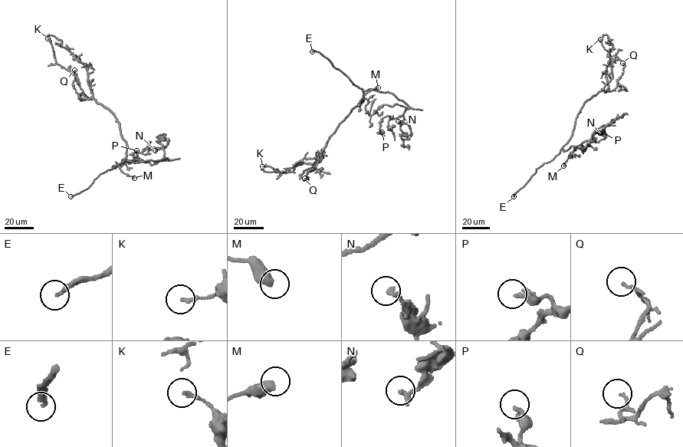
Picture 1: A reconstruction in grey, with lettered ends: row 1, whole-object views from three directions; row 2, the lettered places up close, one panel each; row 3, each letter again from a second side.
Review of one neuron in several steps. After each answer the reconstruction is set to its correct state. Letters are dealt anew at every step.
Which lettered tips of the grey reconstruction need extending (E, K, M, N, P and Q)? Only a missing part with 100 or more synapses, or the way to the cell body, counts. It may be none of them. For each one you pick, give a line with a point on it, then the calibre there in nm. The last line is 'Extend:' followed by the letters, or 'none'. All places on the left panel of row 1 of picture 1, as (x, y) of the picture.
E: at (70, 196); 240 nm thick
Extend: E

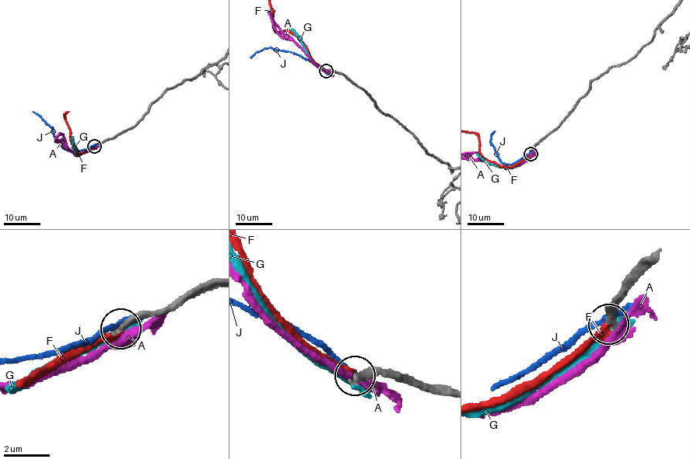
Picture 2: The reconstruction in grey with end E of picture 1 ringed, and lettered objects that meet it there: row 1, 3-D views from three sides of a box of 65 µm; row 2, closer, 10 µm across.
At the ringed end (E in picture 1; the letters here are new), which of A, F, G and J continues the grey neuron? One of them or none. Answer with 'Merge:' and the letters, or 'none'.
Merge: F

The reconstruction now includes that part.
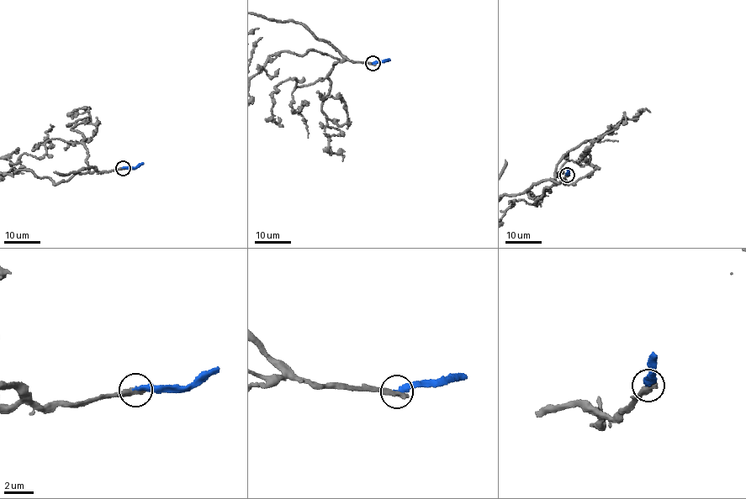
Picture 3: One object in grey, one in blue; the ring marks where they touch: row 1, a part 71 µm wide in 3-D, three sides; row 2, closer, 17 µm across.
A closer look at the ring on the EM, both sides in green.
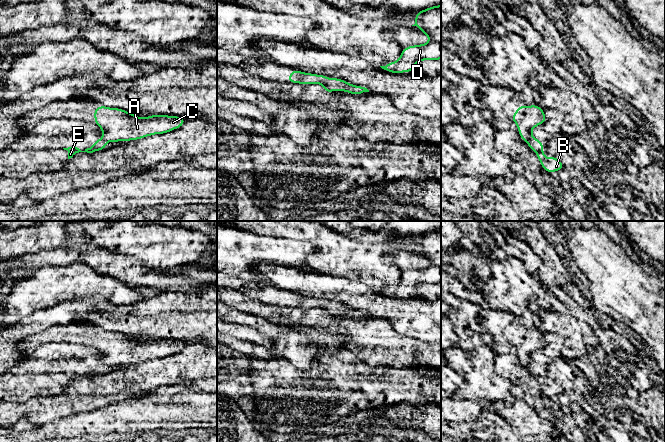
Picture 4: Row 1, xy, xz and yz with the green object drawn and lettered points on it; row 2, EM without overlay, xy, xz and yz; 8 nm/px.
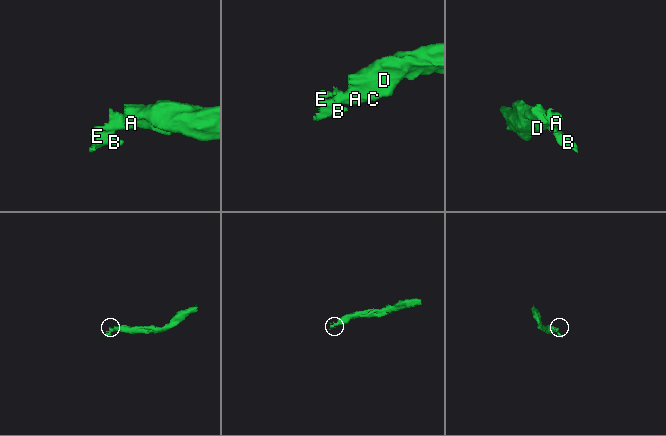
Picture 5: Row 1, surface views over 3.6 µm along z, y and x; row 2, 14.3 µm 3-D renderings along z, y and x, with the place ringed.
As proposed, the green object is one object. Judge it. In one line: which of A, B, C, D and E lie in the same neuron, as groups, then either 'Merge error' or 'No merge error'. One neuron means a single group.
Groups: A C D / B E. Merge error

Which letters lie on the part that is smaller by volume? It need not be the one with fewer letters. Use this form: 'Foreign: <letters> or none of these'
Foreign: B, E

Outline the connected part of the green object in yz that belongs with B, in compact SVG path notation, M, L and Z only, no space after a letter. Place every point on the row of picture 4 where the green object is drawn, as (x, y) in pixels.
M531 137L526 142L527 145L536 153L540 161L540 164L546 172L552 173L564 169L564 165L556 157L551 155L551 158L548 159L543 154L544 145L541 143L539 139Z

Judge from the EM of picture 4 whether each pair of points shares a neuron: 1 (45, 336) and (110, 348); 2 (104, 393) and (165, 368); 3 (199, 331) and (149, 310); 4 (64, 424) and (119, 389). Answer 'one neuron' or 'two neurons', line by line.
1: one neuron
2: one neuron
3: two neurons
4: two neurons

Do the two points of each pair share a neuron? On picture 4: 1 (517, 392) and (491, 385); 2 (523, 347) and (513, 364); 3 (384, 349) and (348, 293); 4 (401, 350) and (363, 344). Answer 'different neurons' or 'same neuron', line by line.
1: different neurons
2: different neurons
3: different neurons
4: same neuron

